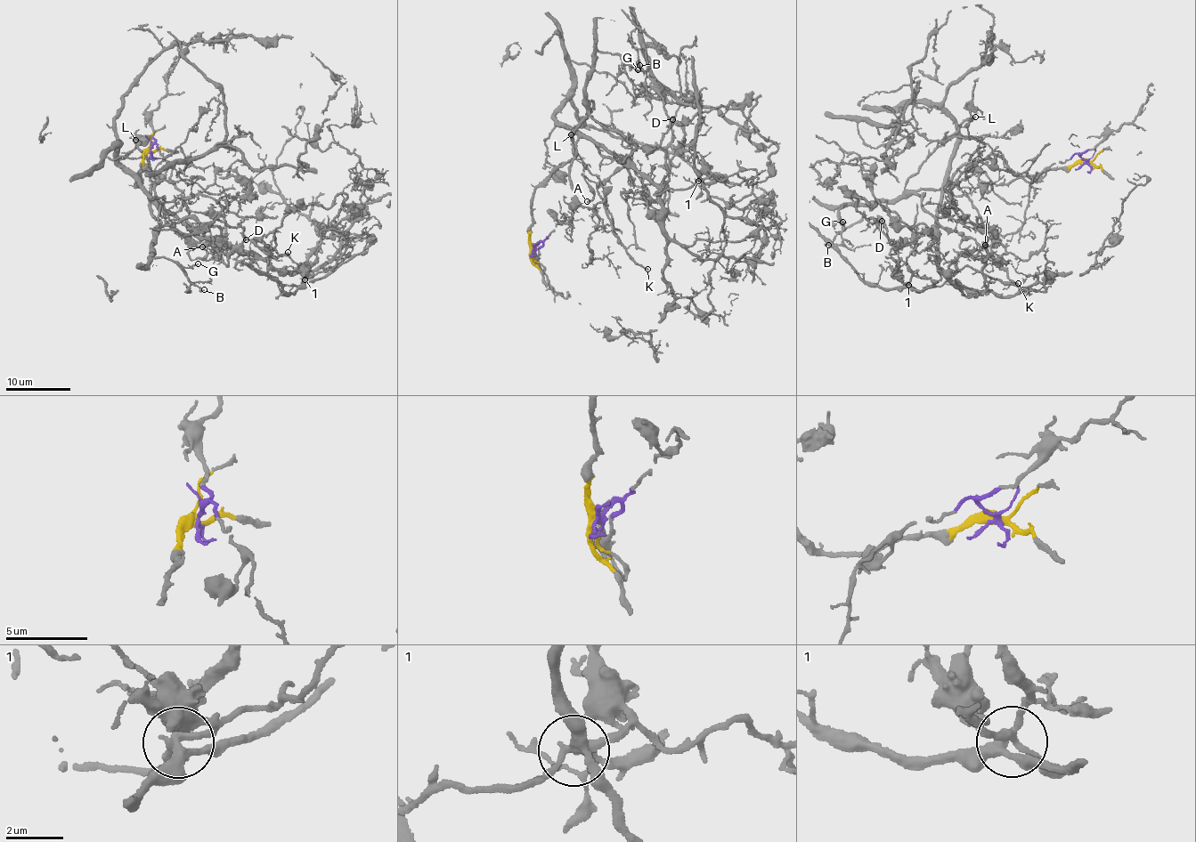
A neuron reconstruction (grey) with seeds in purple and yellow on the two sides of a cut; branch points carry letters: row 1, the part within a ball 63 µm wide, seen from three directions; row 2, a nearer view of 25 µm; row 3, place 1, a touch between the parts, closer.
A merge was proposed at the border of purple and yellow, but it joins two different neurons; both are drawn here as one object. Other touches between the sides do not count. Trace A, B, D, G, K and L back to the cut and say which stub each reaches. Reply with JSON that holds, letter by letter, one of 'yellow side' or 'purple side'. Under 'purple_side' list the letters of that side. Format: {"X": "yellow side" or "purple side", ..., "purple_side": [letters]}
{"A": "yellow side", "B": "yellow side", "D": "purple side", "G": "yellow side", "K": "yellow side", "L": "yellow side", "purple_side": ["D"]}

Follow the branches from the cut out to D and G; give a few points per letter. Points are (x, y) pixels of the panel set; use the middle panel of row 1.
D: (532, 250), (572, 220), (581, 138), (629, 157), (656, 195), (704, 177), (688, 148), (702, 113), (671, 120)
G: (532, 250), (534, 188), (574, 157), (569, 136), (587, 112), (585, 80), (593, 55), (612, 52), (638, 69)

